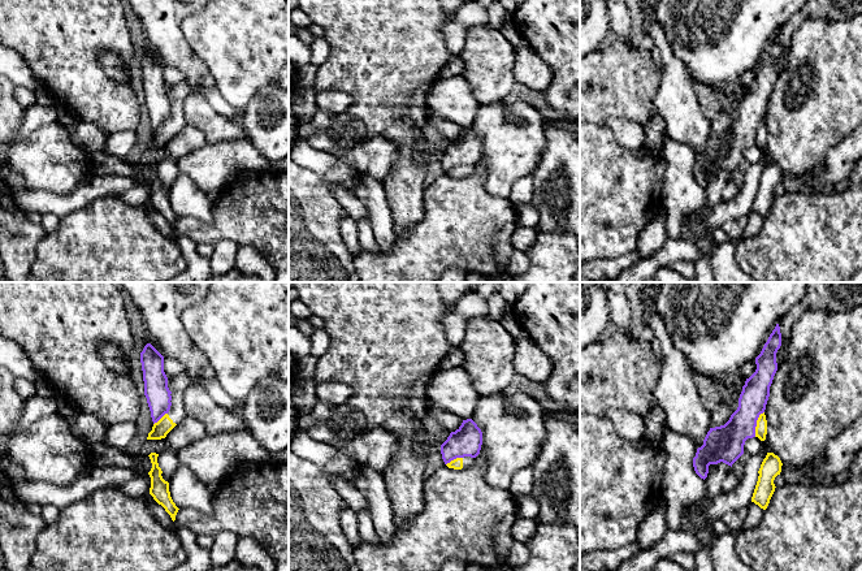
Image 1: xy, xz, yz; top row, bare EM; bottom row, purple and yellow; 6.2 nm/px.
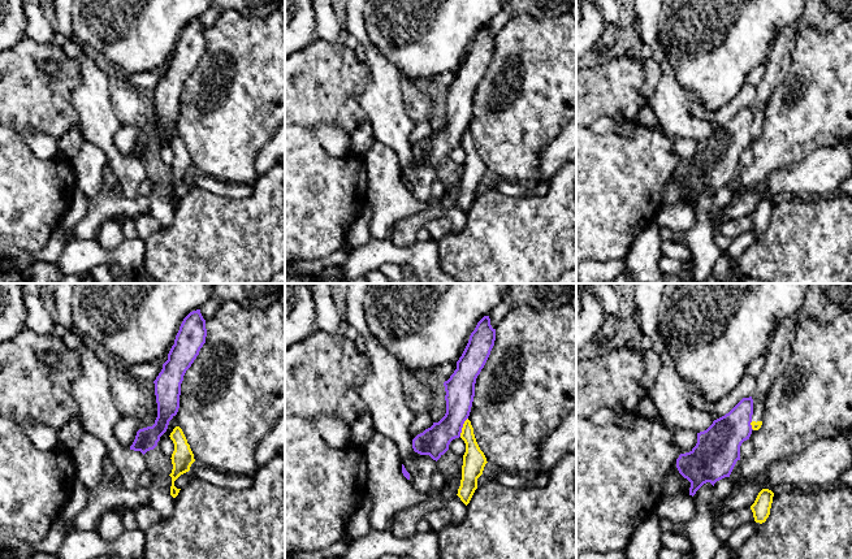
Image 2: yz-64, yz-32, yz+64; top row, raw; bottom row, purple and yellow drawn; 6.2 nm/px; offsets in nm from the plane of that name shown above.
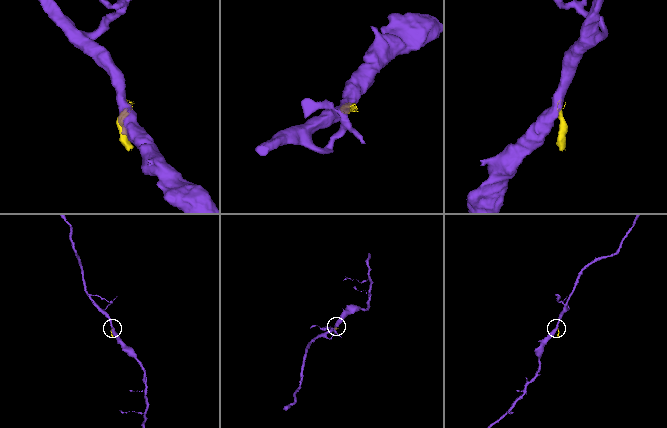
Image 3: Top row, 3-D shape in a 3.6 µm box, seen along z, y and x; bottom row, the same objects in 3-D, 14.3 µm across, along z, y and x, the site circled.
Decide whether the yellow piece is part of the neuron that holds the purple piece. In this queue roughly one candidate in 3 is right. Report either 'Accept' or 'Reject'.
Reject

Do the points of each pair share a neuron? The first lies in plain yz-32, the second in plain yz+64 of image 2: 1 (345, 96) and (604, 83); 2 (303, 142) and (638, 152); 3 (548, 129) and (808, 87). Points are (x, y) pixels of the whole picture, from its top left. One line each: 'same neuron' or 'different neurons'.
1: same neuron
2: same neuron
3: same neuron

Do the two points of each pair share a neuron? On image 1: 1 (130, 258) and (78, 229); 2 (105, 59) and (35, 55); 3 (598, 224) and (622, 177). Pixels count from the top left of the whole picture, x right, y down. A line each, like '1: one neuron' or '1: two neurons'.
1: one neuron
2: two neurons
3: one neuron

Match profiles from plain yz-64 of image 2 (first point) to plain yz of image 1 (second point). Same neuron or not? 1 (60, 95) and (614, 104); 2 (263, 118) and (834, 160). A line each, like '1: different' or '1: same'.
1: same
2: different

